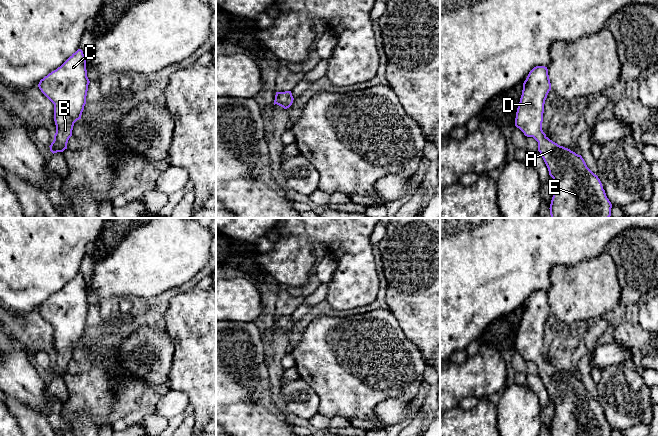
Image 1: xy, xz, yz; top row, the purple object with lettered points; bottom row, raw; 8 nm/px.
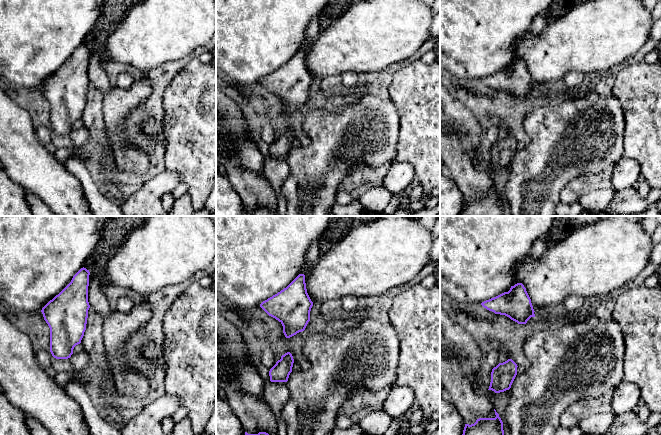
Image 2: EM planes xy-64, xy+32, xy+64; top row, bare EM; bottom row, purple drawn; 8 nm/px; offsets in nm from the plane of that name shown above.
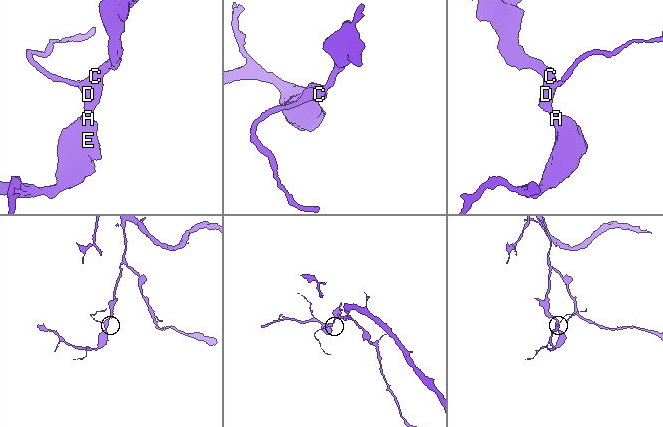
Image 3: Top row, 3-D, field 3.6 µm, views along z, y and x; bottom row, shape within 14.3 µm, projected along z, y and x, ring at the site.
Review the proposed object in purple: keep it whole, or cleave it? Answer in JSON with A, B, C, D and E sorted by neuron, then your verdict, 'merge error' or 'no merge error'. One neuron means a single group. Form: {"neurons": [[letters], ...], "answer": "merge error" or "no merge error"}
{"neurons": [["A", "B", "C", "D", "E"]], "answer": "no merge error"}

